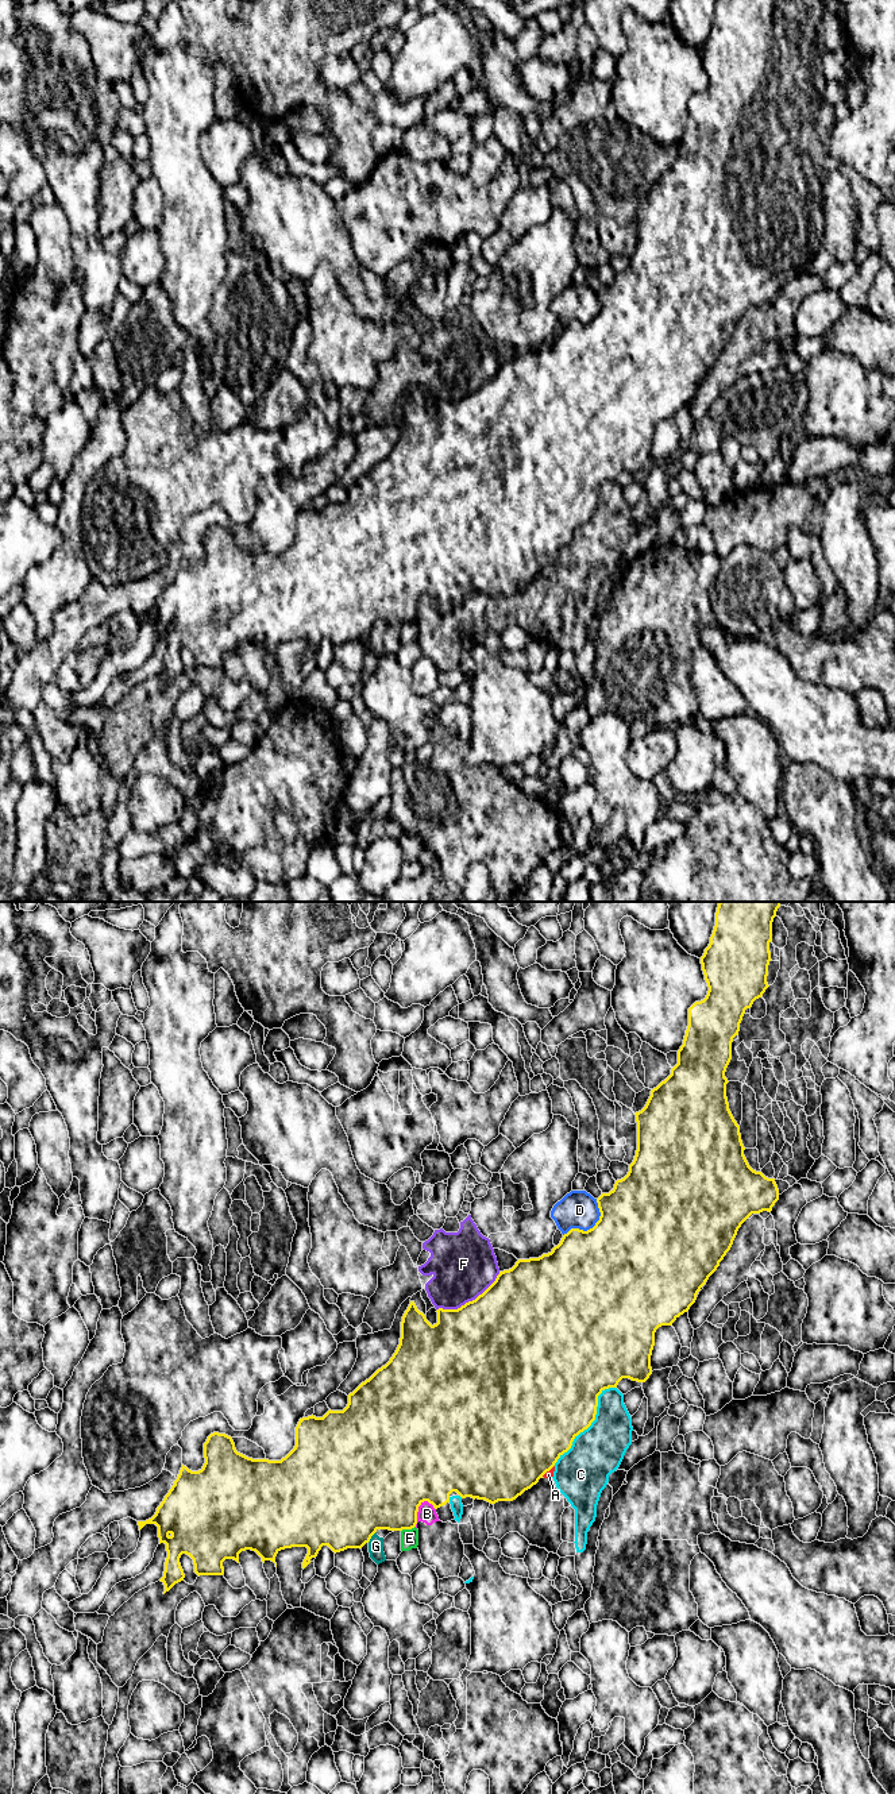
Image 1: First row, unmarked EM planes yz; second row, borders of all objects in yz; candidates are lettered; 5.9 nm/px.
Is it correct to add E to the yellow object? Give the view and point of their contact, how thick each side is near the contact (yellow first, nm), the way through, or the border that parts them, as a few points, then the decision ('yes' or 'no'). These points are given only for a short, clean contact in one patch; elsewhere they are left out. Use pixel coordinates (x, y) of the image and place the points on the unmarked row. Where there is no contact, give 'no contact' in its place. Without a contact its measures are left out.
yz (408, 621) | 440/110 nm | along yz (415, 618), (401, 624) | no

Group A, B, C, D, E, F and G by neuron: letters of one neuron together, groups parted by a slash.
A B C / D / E G / F

